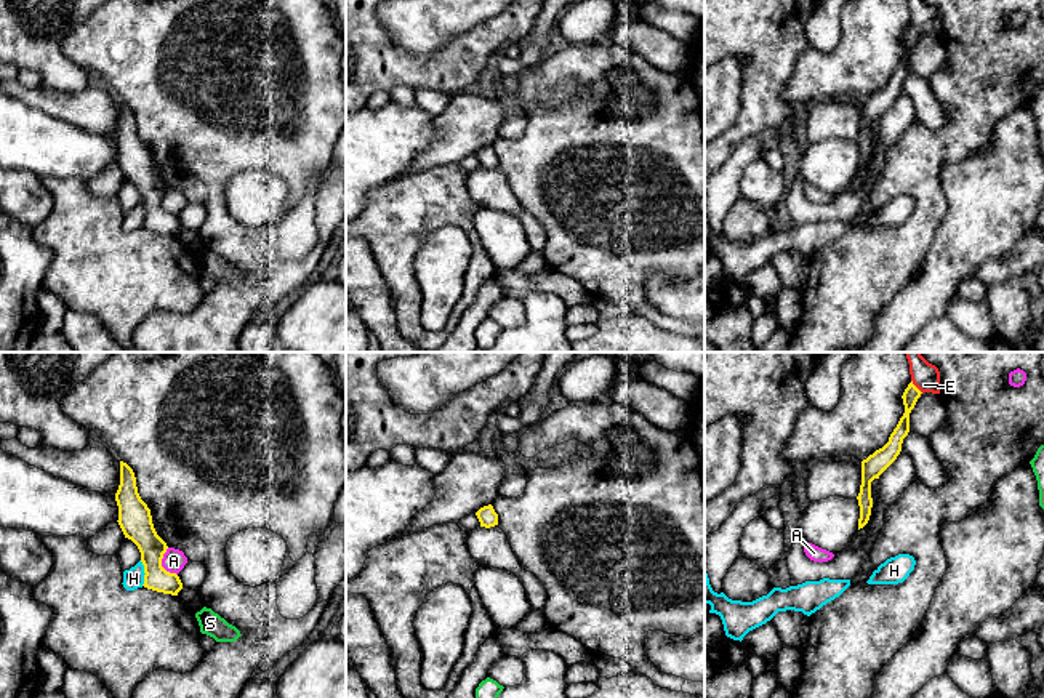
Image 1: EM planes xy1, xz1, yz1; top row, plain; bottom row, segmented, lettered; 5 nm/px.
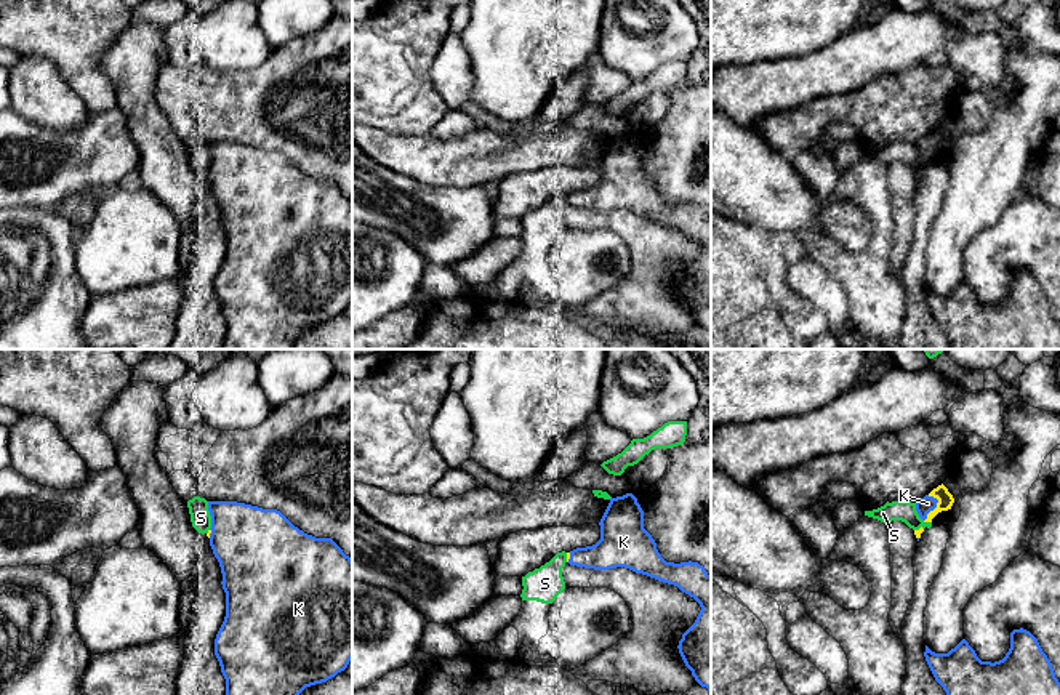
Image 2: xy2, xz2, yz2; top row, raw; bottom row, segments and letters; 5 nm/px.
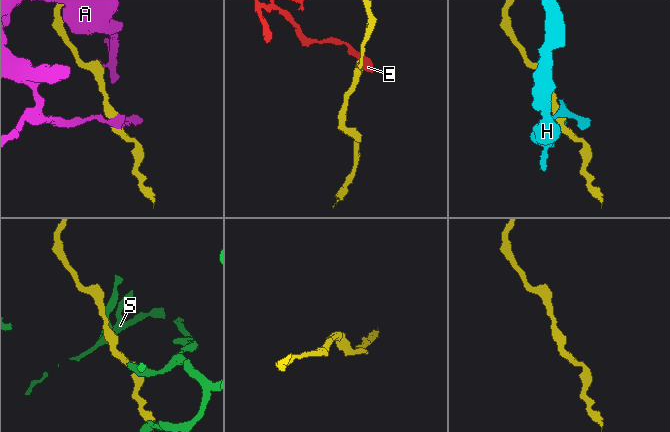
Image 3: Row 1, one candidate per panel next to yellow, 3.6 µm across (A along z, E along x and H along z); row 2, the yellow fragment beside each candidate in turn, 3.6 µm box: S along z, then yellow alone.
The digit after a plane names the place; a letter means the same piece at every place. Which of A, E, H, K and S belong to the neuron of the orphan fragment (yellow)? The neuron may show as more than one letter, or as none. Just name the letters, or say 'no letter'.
K

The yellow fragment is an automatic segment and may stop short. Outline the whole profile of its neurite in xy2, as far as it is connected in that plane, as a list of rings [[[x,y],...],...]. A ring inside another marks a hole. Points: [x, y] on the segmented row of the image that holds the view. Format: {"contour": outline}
{"contour": [[[208,501],[211,528],[207,536],[223,573],[226,617],[215,639],[215,655],[226,679],[226,695],[299,695],[306,687],[327,682],[352,660],[352,559],[331,538],[315,538],[295,527],[280,511],[237,501]]]}

